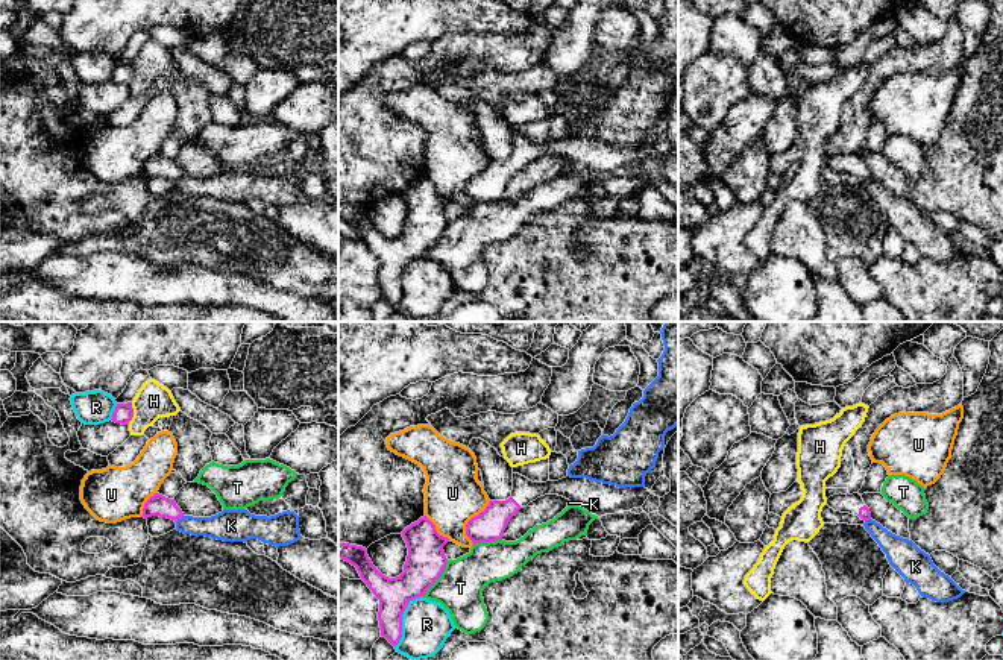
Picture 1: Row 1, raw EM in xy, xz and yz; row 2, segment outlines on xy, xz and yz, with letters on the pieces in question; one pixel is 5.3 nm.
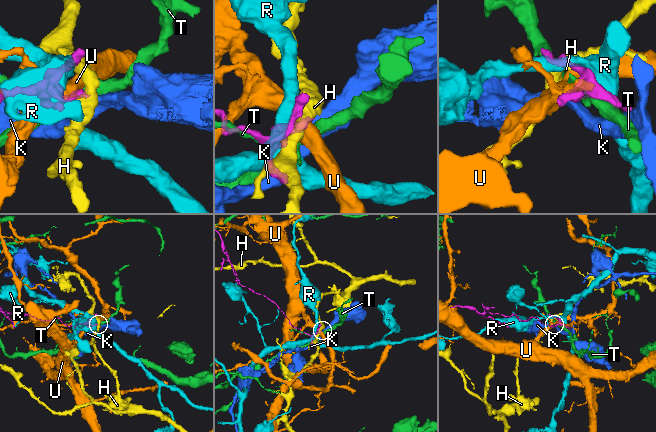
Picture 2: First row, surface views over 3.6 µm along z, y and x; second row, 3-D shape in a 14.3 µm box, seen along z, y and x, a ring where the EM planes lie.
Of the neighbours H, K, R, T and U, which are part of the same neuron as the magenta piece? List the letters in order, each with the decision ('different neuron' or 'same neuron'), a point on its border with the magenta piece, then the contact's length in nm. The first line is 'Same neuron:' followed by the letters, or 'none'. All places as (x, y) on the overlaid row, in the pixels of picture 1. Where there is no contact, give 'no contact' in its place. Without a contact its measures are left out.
Same neuron: none
H: different neuron | xy (132, 413) | 120 nm
K: different neuron | xy (179, 518) | 60 nm
R: different neuron | xz (401, 618) | 320 nm
T: different neuron | xz (439, 577) | 240 nm
U: different neuron | xz (469, 521) | 260 nm

